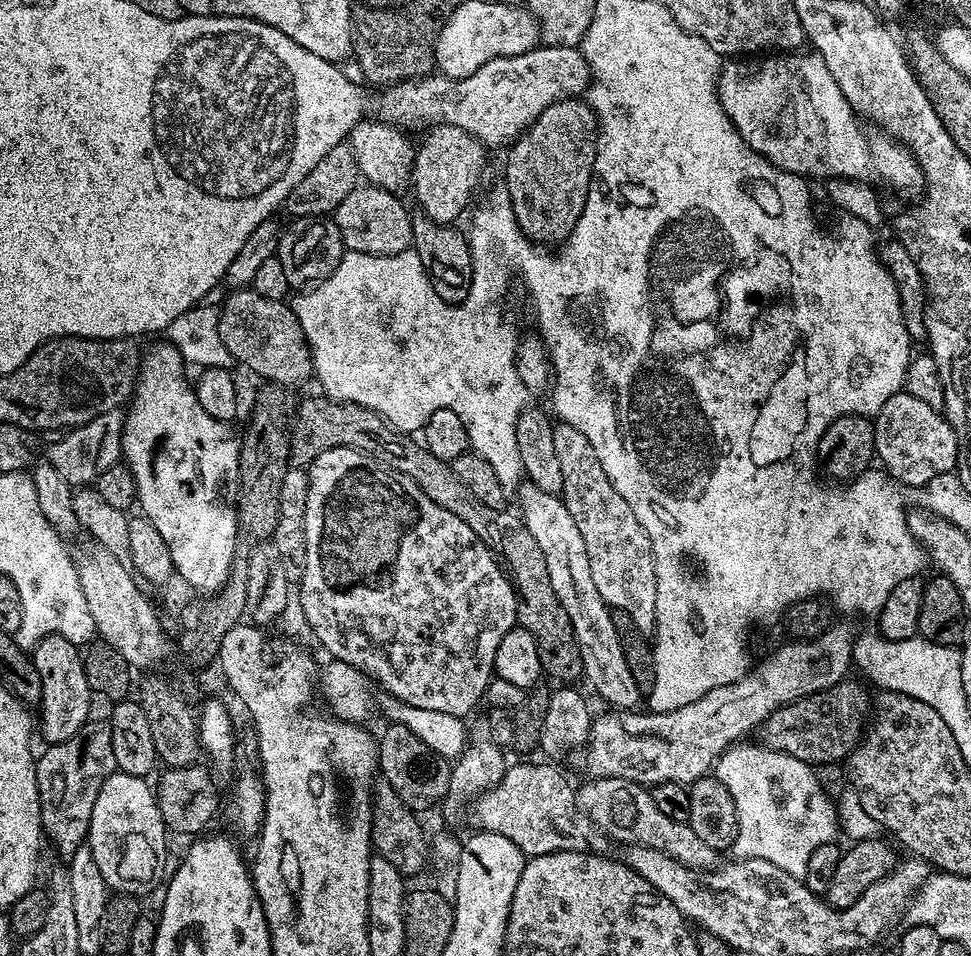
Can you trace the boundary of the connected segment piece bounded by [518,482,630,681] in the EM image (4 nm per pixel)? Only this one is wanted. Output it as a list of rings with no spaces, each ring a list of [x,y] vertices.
[[[531,482],[525,483],[519,489],[518,495],[521,508],[519,511],[524,524],[530,534],[534,534],[534,542],[538,542],[542,555],[546,557],[550,586],[554,586],[554,594],[558,594],[558,602],[562,602],[574,626],[578,650],[582,654],[583,679],[588,681],[592,676],[600,676],[600,672],[604,672],[604,676],[608,676],[608,672],[612,672],[612,676],[616,676],[616,672],[624,672],[624,676],[629,676],[630,666],[624,668],[626,664],[592,664],[592,660],[616,660],[616,656],[624,651],[618,642],[618,630],[614,630],[610,608],[594,586],[586,545],[582,542],[581,531],[578,530],[573,515],[559,495],[547,493]]]

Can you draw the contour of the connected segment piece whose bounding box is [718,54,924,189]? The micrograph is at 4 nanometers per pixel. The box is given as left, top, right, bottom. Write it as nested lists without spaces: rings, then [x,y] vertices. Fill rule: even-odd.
[[[800,54],[732,58],[723,65],[718,77],[720,104],[732,119],[732,125],[738,130],[740,137],[771,164],[777,164],[782,170],[794,172],[798,176],[826,176],[825,178],[867,182],[872,186],[880,183],[889,184],[892,188],[919,189],[924,183],[924,175],[912,153],[900,141],[893,140],[887,132],[862,123],[850,102],[846,102],[846,94],[838,90],[838,82],[834,82],[834,74],[830,74],[830,66],[826,66],[822,57],[815,54],[796,55]],[[780,113],[784,114],[784,124],[780,124]]]

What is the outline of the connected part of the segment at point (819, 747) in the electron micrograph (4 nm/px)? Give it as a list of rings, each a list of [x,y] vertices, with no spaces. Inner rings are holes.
[[[842,679],[826,690],[803,696],[777,712],[771,712],[762,724],[763,747],[771,748],[773,752],[785,752],[809,766],[847,761],[870,720],[870,696],[868,700],[867,690],[852,679]]]

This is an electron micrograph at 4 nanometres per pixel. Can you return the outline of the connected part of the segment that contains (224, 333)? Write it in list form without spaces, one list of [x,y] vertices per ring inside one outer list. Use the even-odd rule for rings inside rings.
[[[235,289],[219,309],[219,336],[233,361],[246,366],[261,379],[296,388],[315,373],[312,349],[297,315],[285,301],[270,298],[257,289]]]

